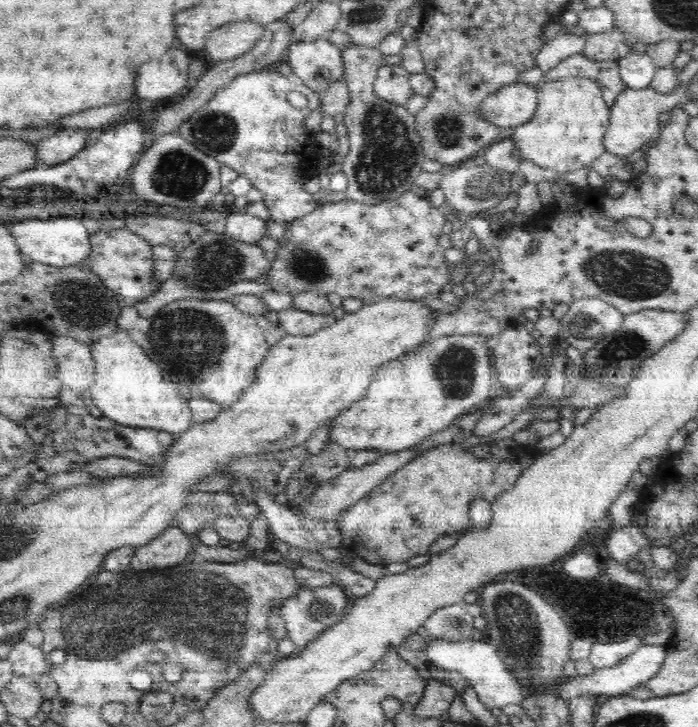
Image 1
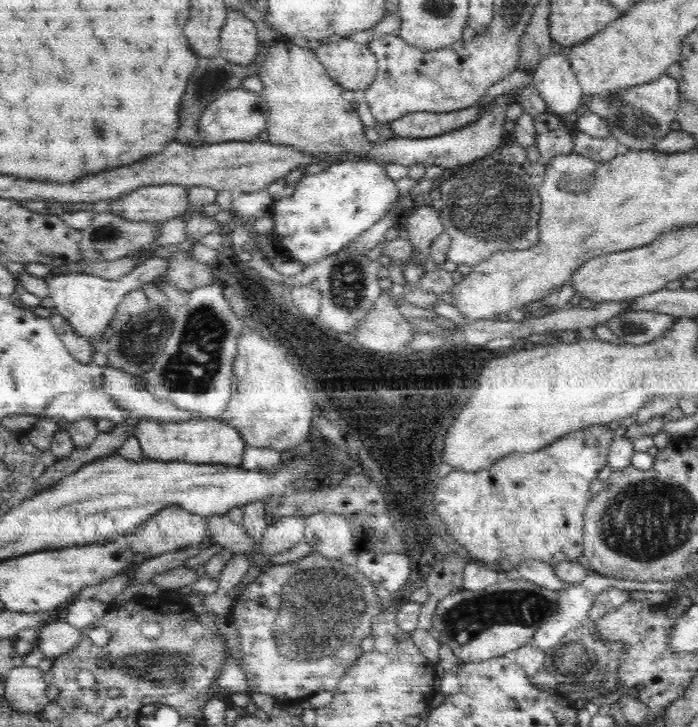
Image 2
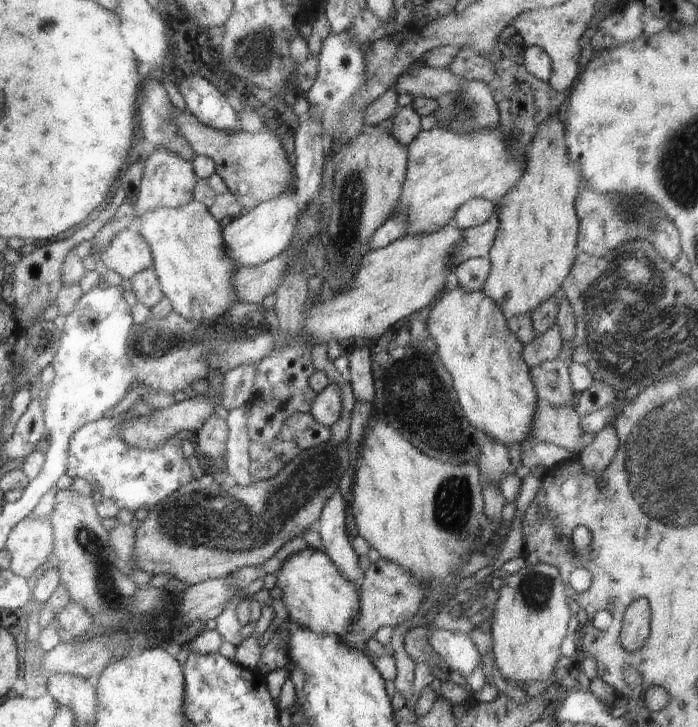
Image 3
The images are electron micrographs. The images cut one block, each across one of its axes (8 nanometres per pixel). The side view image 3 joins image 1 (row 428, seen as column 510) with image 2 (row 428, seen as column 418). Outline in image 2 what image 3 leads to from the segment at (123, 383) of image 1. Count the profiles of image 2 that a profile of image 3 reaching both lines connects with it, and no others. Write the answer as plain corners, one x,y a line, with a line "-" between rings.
137,419
133,426
134,437
140,441
143,456
152,460
180,461
194,464
219,464
240,467
246,442
239,432
218,419
190,419
164,422
154,419

